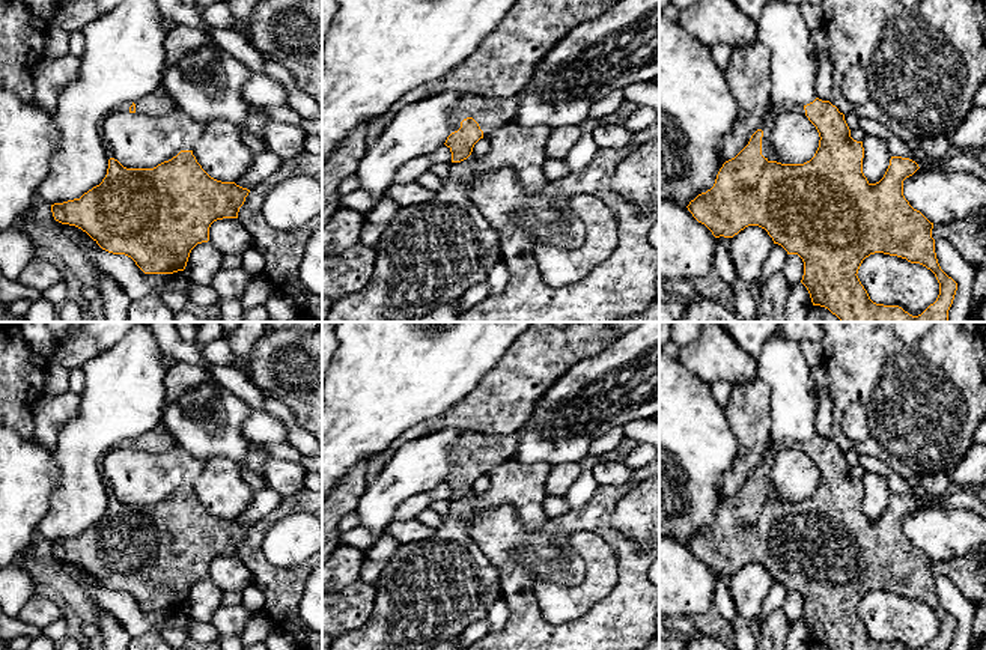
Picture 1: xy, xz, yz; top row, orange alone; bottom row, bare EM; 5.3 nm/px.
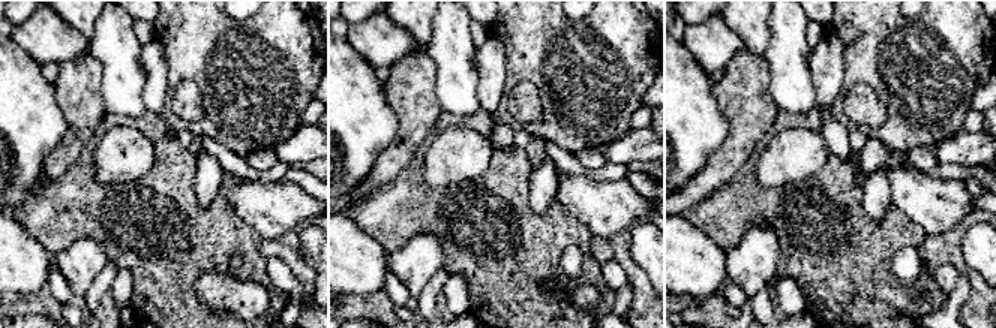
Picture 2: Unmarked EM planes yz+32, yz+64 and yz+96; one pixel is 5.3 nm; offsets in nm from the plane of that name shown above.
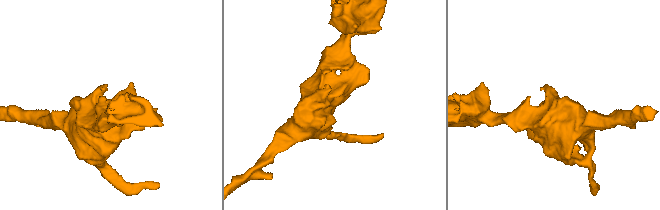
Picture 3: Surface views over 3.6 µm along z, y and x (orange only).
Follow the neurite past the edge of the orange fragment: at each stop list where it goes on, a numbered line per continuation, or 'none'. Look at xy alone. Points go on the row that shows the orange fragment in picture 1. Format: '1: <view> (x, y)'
1: xy (158, 103)

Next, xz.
1: xz (489, 113)

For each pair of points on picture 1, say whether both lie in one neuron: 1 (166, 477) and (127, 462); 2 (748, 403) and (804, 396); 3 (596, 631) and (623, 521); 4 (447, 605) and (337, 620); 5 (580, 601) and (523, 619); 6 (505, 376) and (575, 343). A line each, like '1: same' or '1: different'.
1: same
2: different
3: different
4: different
5: different
6: same

